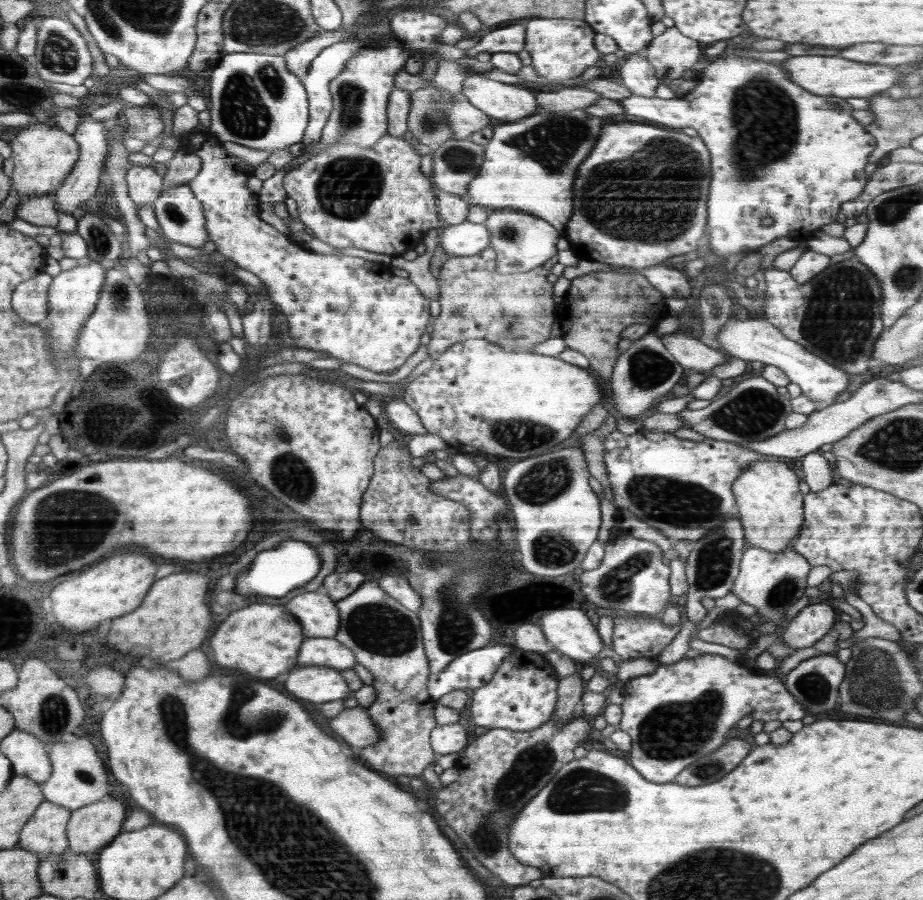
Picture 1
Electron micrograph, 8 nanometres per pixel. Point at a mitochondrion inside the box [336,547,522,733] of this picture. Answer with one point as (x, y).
(382, 629)

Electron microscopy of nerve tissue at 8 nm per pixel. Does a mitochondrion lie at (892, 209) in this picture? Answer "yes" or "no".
yes

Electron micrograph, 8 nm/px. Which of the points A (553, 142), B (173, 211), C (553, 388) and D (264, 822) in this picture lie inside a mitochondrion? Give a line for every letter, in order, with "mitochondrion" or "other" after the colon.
A: mitochondrion
B: mitochondrion
C: other
D: mitochondrion

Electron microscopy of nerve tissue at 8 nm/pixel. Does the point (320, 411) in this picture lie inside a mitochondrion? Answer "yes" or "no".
no

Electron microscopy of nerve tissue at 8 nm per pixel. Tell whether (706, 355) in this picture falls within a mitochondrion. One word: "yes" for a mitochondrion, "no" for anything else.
no

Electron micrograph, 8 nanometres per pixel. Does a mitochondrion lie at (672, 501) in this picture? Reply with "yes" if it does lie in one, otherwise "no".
yes

